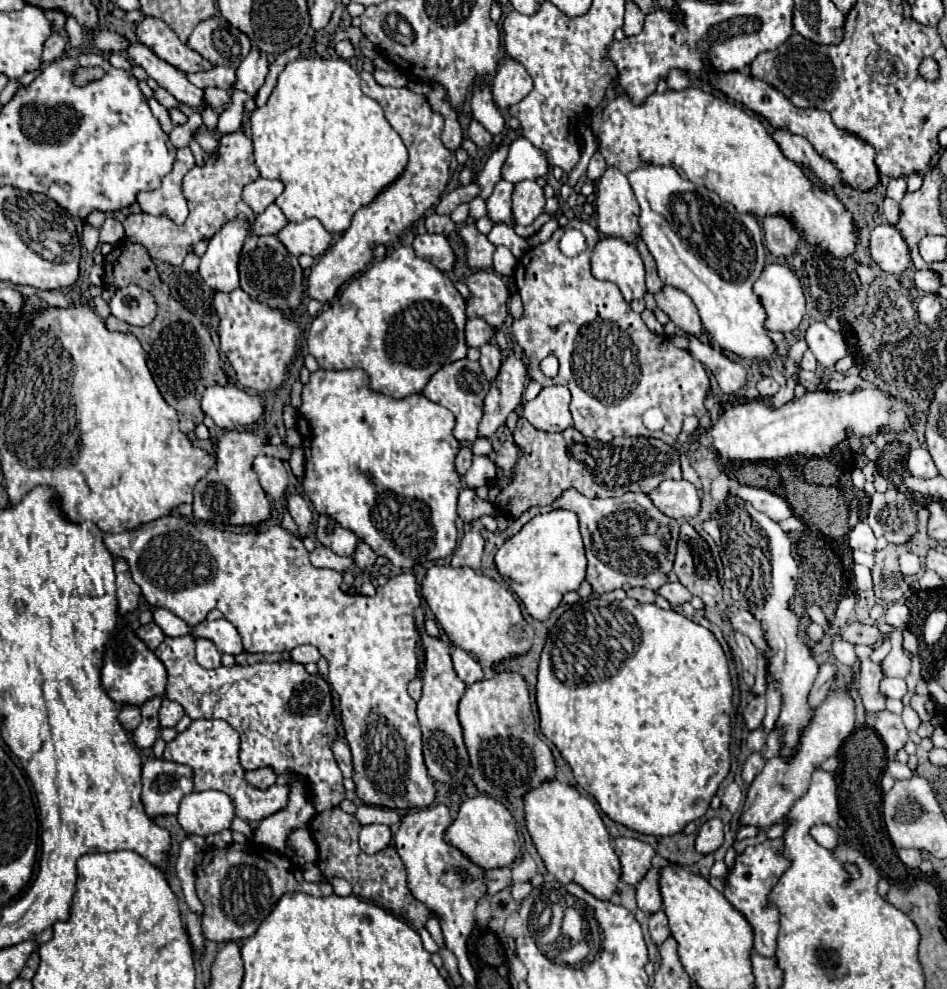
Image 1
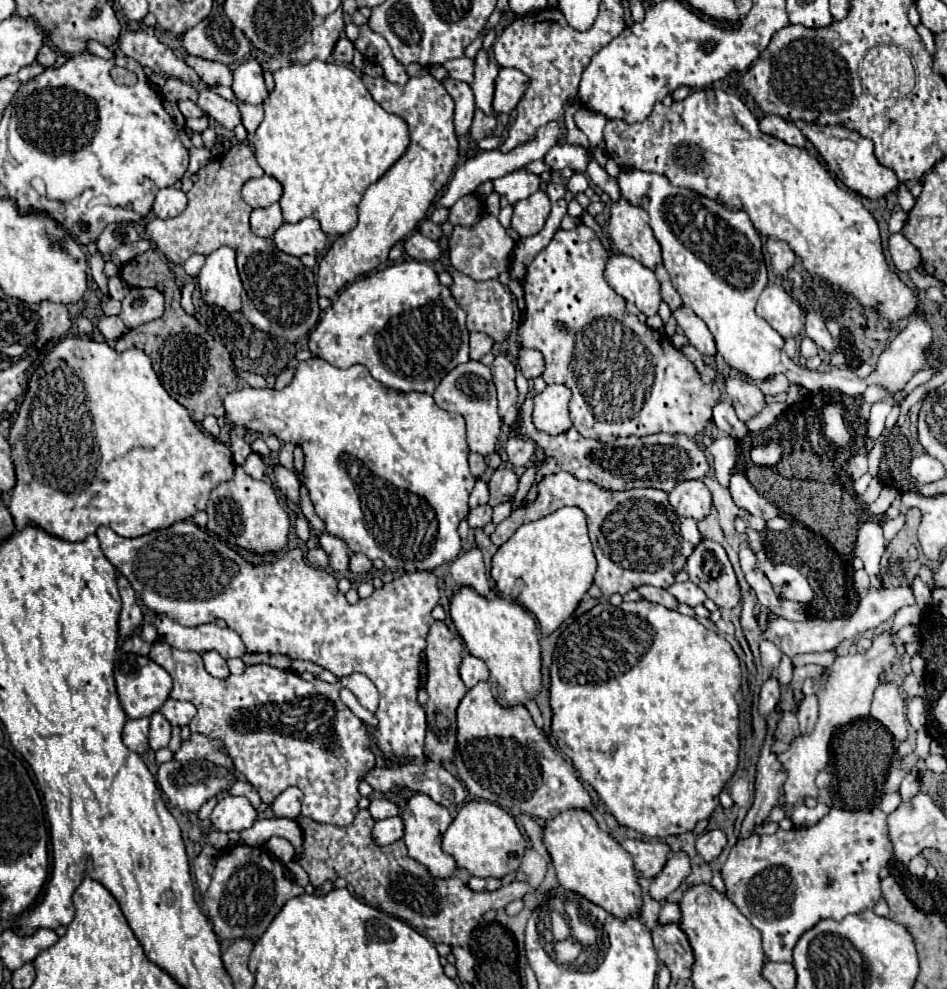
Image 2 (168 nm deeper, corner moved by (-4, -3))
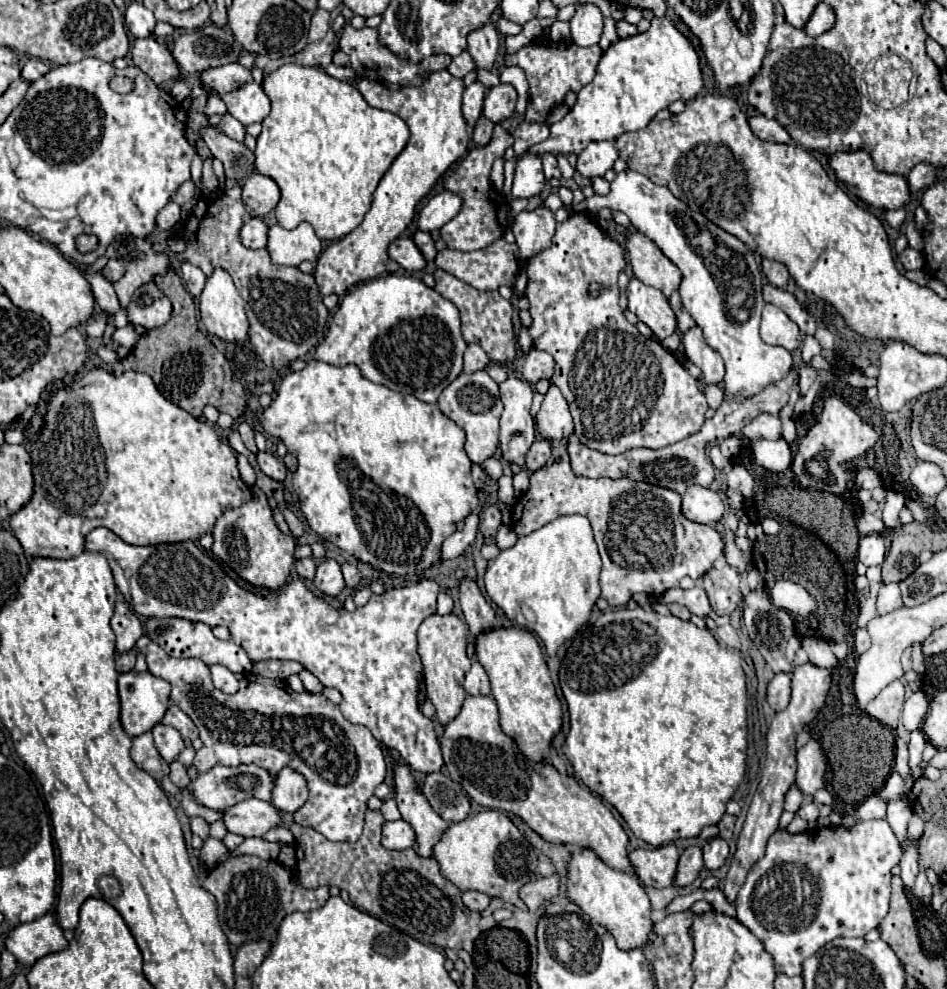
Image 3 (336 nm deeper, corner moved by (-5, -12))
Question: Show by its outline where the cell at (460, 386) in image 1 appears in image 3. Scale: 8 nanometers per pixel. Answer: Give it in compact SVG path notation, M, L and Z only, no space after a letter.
M486 371L460 373L438 397L440 411L466 431L466 453L472 463L484 463L498 451L498 419L502 413L502 401L498 385Z

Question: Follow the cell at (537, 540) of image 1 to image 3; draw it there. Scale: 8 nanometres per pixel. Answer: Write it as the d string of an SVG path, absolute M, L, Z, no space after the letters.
M564 515L534 533L520 537L514 547L504 549L490 561L484 575L486 593L508 619L534 631L552 657L558 647L588 621L590 611L600 597L600 567L602 561L592 537L590 521L582 515Z

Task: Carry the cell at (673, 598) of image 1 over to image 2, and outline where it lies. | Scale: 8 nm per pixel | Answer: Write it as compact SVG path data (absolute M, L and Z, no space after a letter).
M687 580L687 582L683 582L683 584L673 584L673 586L669 588L669 592L671 592L681 604L687 604L687 606L699 606L699 604L703 604L703 602L707 600L705 592L703 592L695 582L691 582L691 580Z

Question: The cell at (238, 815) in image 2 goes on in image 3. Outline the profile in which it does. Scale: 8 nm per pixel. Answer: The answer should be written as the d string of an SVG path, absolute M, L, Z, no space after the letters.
M246 799L226 809L222 821L230 833L242 837L262 837L268 829L280 825L278 811L260 799Z

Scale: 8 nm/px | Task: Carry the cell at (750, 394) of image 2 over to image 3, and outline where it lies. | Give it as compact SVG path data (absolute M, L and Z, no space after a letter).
M762 411L742 427L742 435L748 439L778 439L782 435L780 417Z

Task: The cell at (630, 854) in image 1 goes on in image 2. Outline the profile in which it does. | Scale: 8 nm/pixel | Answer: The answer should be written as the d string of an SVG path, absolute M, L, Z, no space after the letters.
M623 840L621 846L631 854L639 878L655 878L663 870L671 852L671 848L665 842Z

